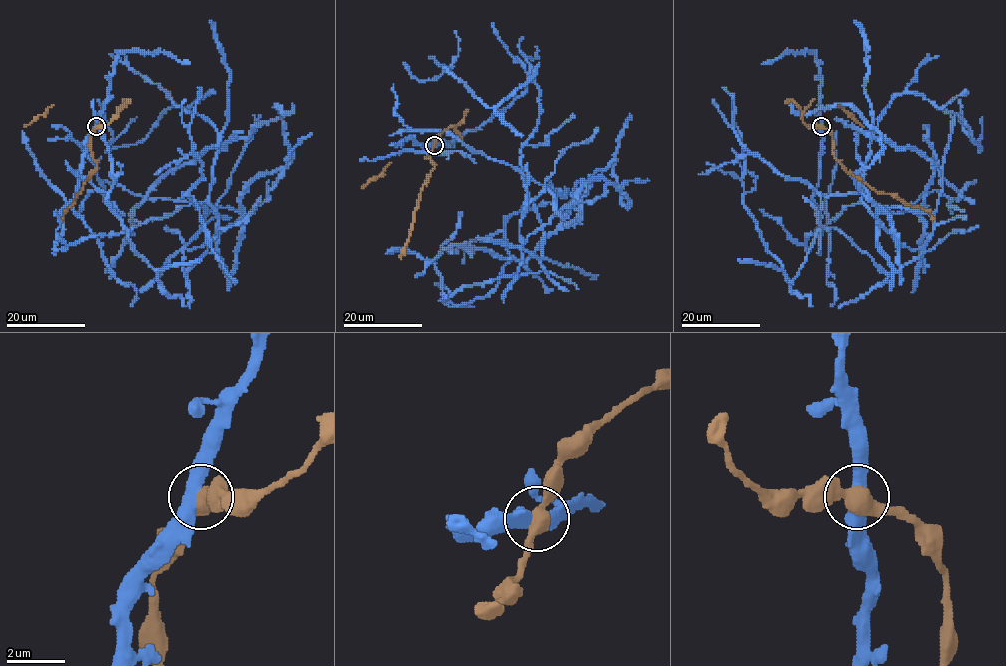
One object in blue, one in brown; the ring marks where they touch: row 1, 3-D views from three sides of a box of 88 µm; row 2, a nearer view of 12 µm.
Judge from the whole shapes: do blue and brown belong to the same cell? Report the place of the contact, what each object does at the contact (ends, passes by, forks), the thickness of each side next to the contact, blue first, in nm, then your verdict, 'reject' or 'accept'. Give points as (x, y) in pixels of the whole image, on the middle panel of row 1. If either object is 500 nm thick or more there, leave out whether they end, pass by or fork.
place (434, 145); blue passes by; brown passes by; calibres 460 and 460 nm; accept

